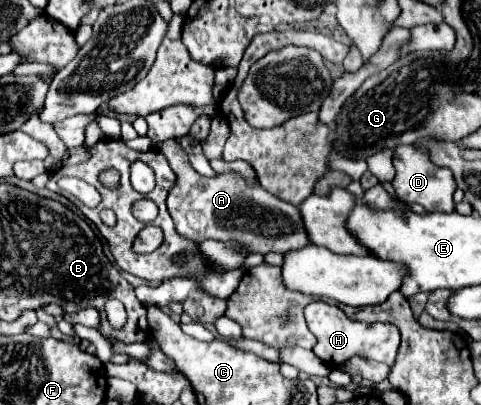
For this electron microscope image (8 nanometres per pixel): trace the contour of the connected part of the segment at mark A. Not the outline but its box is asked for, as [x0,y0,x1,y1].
[158,139,310,253]

